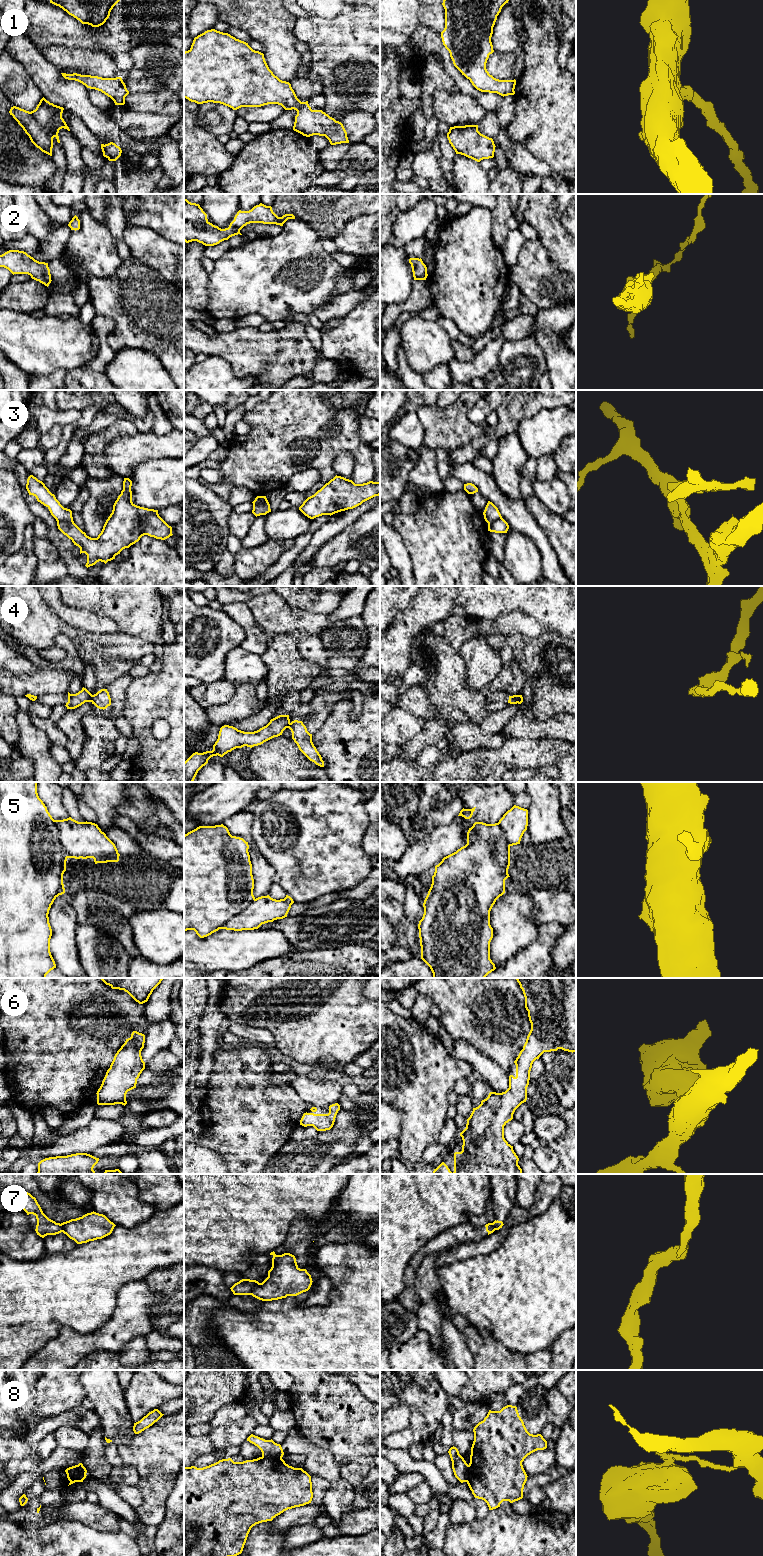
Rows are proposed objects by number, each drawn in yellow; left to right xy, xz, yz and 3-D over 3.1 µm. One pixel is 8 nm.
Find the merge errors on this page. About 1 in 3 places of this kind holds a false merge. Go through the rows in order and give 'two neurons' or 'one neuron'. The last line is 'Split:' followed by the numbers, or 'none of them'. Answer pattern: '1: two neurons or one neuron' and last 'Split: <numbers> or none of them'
1: one neuron
2: one neuron
3: two neurons
4: two neurons
5: two neurons
6: one neuron
7: two neurons
8: two neurons
Split: 3, 4, 5, 7, 8

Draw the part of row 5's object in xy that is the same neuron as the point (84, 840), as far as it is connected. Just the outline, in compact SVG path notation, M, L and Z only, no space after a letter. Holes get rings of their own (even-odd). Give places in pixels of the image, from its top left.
M71 817L55 820L55 823L67 858L93 858L95 864L119 861L115 844L97 824L78 822Z

